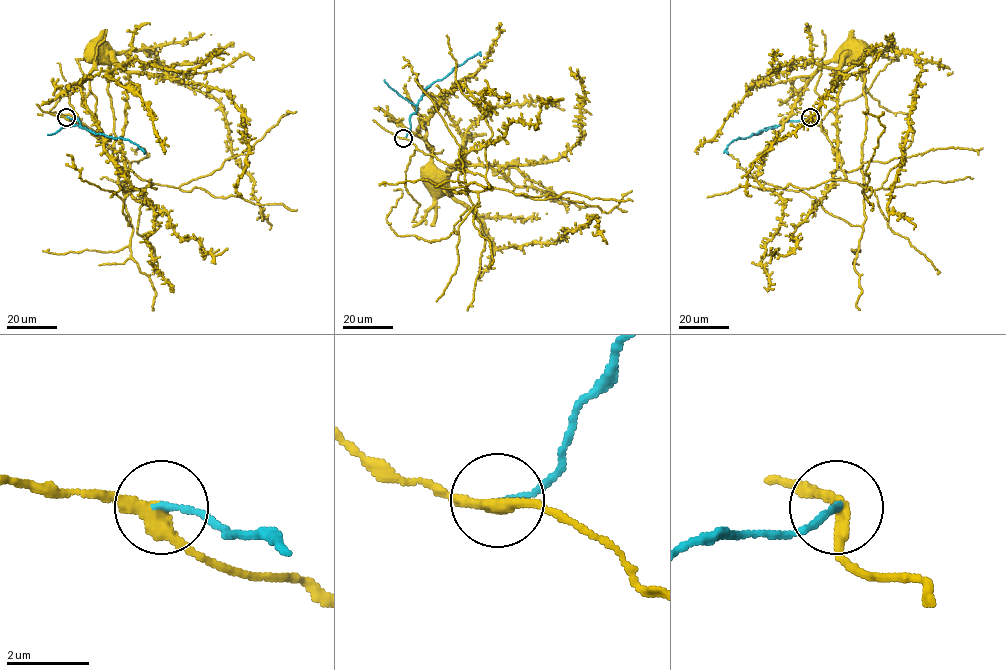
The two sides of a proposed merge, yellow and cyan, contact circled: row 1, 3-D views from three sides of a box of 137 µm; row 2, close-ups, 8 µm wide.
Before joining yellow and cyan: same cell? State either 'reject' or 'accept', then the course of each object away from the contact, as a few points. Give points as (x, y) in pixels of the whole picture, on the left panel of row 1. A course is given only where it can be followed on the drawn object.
reject | yellow via (66, 117), (95, 135), (97, 99), (90, 90), (90, 75), (102, 49) | cyan via (66, 117), (78, 120), (81, 127), (95, 134), (131, 141), (144, 154)

